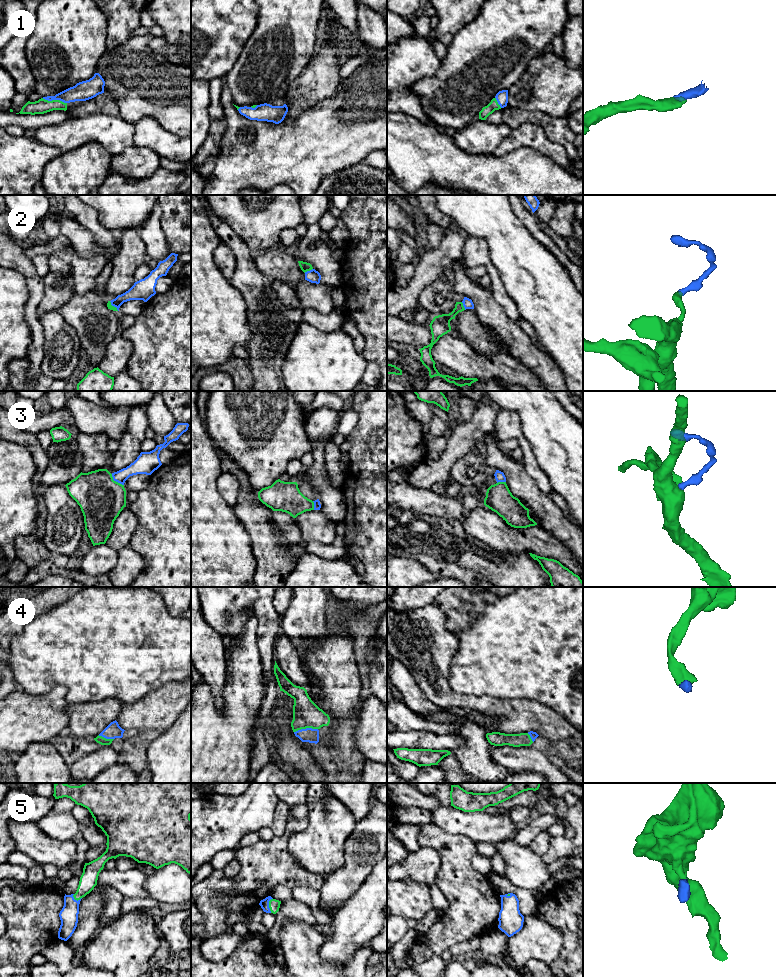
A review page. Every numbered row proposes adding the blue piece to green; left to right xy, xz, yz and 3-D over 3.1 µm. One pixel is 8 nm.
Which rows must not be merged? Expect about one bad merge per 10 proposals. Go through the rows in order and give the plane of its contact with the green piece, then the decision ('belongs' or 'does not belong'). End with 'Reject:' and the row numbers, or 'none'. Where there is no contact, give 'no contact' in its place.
1: meets green in xy; belongs
2: meets green in xz; belongs
3: meets green in xy; does not belong
4: meets green in xz; belongs
5: meets green in xz; belongs
Reject: 3

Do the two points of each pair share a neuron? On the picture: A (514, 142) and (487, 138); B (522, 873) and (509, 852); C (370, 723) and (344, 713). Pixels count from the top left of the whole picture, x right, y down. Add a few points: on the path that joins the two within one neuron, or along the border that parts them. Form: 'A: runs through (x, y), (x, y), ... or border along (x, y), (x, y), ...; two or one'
A: border along (512, 130), (491, 153); two
B: runs through (522, 868), (522, 865), (514, 857); one
C: border along (363, 700), (356, 716); two

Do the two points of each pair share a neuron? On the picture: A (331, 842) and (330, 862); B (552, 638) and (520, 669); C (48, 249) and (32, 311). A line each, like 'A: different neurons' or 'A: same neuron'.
A: same neuron
B: same neuron
C: different neurons

